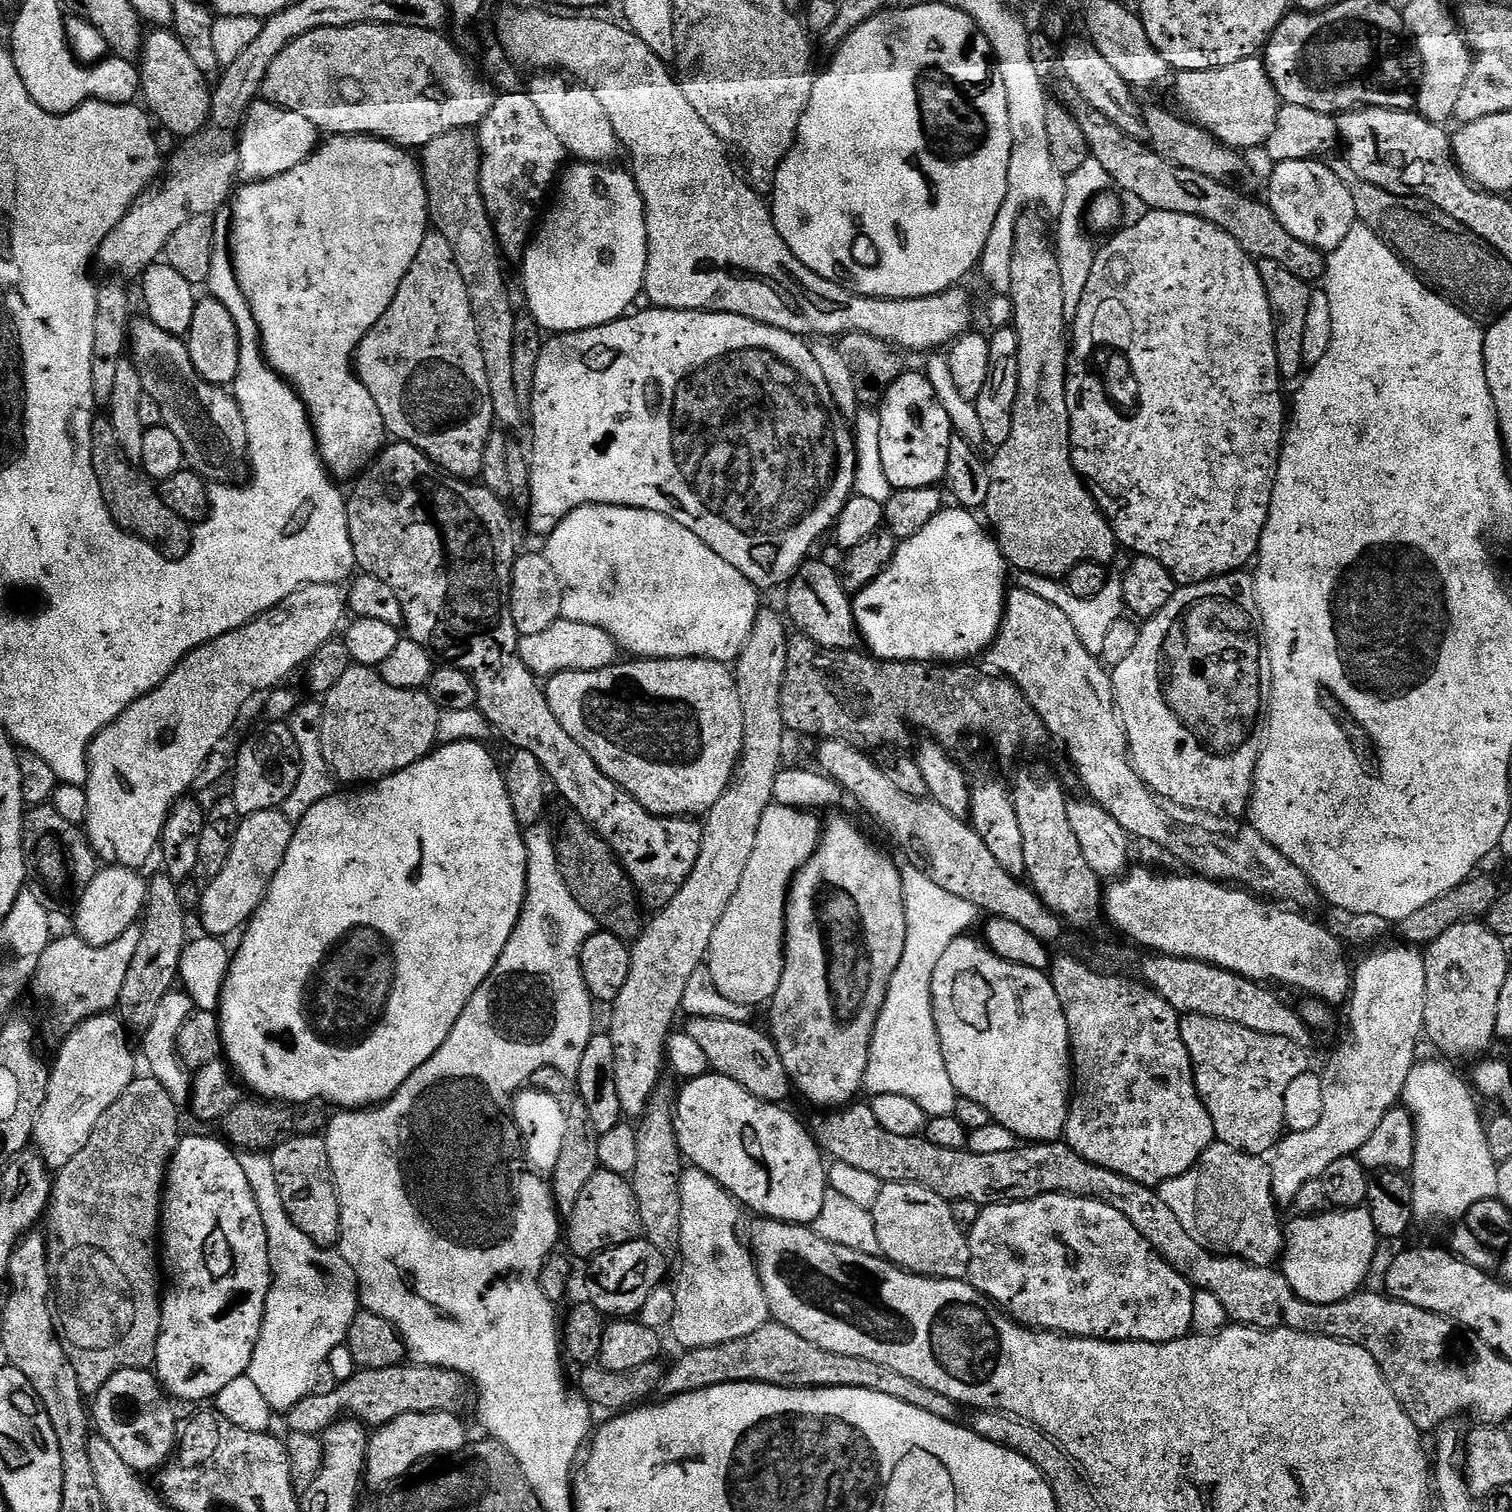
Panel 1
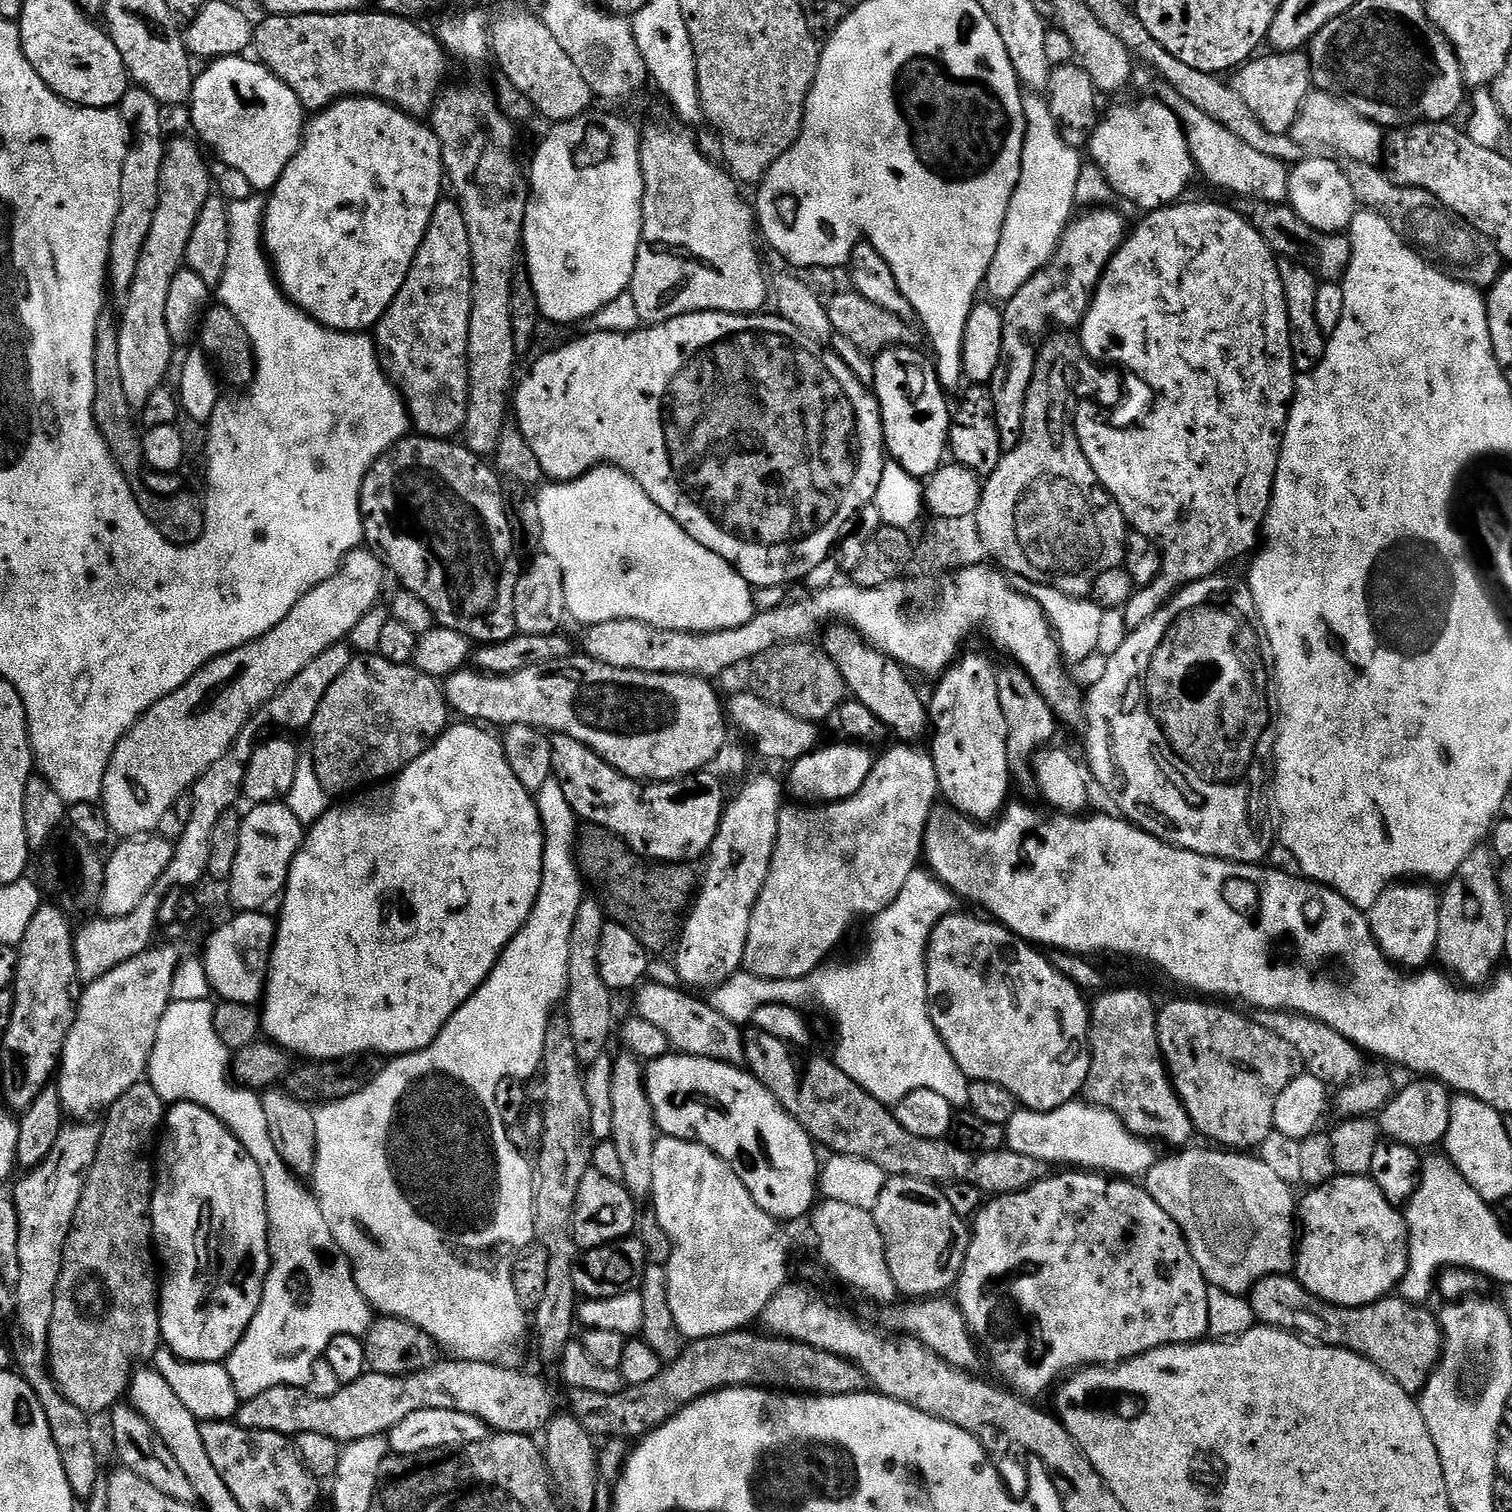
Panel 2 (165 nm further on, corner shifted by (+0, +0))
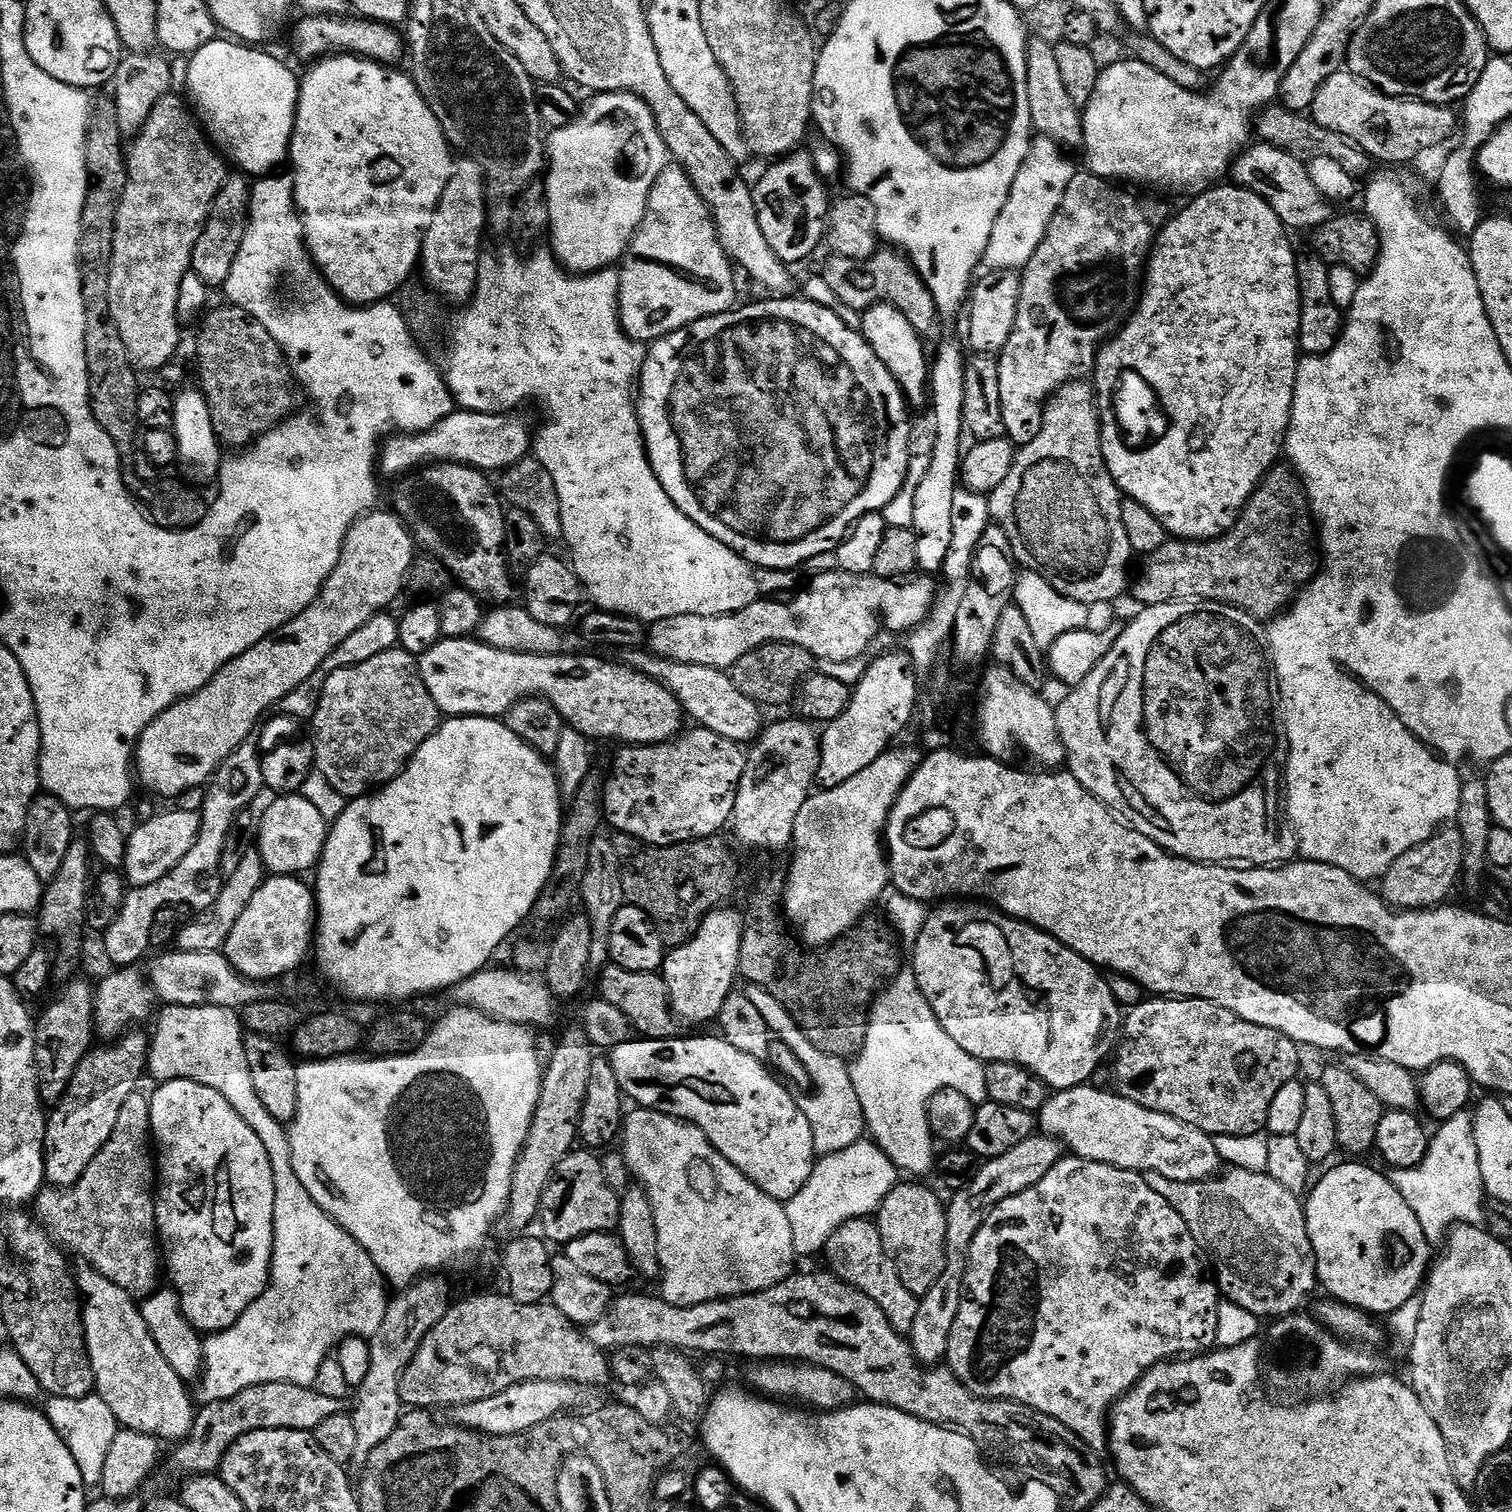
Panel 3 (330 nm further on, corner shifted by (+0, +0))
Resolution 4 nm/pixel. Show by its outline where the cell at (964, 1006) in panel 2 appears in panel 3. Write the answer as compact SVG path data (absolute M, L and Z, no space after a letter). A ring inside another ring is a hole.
M948 902L937 908L940 908L937 912L929 911L926 926L922 926L922 934L918 934L915 944L911 945L910 970L918 982L920 993L926 998L926 1002L930 1002L930 1010L934 1010L942 1030L946 1030L946 1034L950 1034L950 1038L954 1038L954 1042L958 1042L958 1046L966 1050L966 1054L983 1060L985 1064L1012 1062L1022 1066L1033 1072L1050 1090L1061 1092L1089 1083L1093 1079L1091 1076L1099 1070L1100 1063L1107 1056L1109 1059L1113 1055L1122 1036L1122 1009L1110 990L1105 973L1086 958L1082 958L1082 954L1070 950L1070 946L1058 942L1058 938L1046 934L1032 924L1027 924L1025 920L1015 920L1014 917L1005 916L999 910L993 910L988 906L977 906L972 902Z

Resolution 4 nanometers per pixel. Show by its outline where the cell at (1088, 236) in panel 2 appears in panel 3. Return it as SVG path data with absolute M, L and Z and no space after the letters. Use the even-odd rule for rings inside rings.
M1080 170L1075 173L1069 188L1062 198L1061 205L1058 206L1053 220L1049 222L1049 228L1045 232L1045 238L1041 245L1035 250L1033 257L1022 269L1020 277L1020 297L1018 298L1018 314L1014 322L1014 330L1010 334L1010 342L998 353L1000 365L998 366L998 391L1002 393L1002 422L1004 423L1004 436L1017 446L1023 446L1034 442L1042 430L1044 421L1044 409L1049 400L1056 395L1060 388L1067 384L1084 382L1095 373L1096 359L1101 347L1108 343L1132 316L1137 304L1140 303L1142 295L1142 281L1146 271L1148 257L1152 254L1152 245L1156 242L1156 237L1170 219L1170 211L1160 200L1151 200L1151 195L1135 196L1135 191L1121 186L1111 180L1103 180L1101 176L1096 176L1093 172Z

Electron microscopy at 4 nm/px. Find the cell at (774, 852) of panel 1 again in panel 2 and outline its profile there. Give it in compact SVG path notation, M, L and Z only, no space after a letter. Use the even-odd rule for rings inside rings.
M920 746L896 747L900 748L890 749L881 760L879 757L873 763L872 773L866 778L866 782L862 786L862 790L858 790L858 794L854 794L845 800L838 800L834 804L792 806L796 808L785 806L781 808L778 818L778 838L774 846L774 858L770 866L770 874L766 878L766 886L762 886L762 894L758 898L758 902L754 906L754 914L750 918L750 934L746 934L743 971L762 979L804 979L831 957L828 955L831 954L832 947L847 934L852 920L858 919L859 916L876 917L882 910L886 910L886 906L890 906L890 902L894 902L894 898L898 898L898 894L902 894L902 886L906 886L906 878L910 878L910 874L917 871L918 865L921 863L926 822L930 818L932 809L937 807L940 787L934 770L934 762L925 749L923 752Z

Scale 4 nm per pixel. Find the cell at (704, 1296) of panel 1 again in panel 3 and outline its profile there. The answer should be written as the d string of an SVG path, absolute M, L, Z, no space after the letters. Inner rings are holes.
M639 1106L633 1107L625 1115L622 1125L622 1151L624 1161L628 1163L628 1171L633 1177L636 1176L645 1192L650 1198L650 1206L654 1210L654 1222L658 1226L658 1258L660 1259L660 1280L659 1295L667 1302L679 1308L693 1308L706 1302L715 1300L729 1300L731 1296L745 1296L751 1292L764 1292L770 1286L781 1284L793 1275L794 1268L792 1263L798 1260L794 1250L794 1234L790 1230L790 1218L788 1209L783 1203L770 1194L766 1194L750 1178L746 1178L738 1171L733 1164L720 1153L720 1151L711 1144L706 1138L706 1134L698 1126L688 1123L686 1120L680 1120L677 1116L667 1116L661 1112L655 1112L649 1108Z

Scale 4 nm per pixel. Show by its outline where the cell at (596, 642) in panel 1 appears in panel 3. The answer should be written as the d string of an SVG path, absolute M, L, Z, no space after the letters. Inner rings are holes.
M828 570L819 573L817 580L812 581L800 591L789 603L778 602L776 598L758 598L746 610L738 610L725 616L695 616L694 614L678 614L674 618L655 621L647 629L646 644L655 656L661 656L674 662L686 662L690 666L710 666L721 670L730 670L738 658L746 658L746 654L757 652L764 644L797 644L809 648L817 661L833 660L842 662L846 656L840 652L839 640L849 648L849 653L864 654L870 642L881 631L896 634L903 630L911 630L925 620L929 608L933 604L934 588L926 581L917 584L883 580L869 574L866 576L850 575L839 570Z

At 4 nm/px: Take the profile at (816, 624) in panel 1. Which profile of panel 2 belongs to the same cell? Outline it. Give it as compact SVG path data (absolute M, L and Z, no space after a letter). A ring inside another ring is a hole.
M833 623L825 627L823 632L823 650L834 662L834 666L838 666L854 699L862 702L862 706L867 706L887 726L889 733L900 739L897 741L920 742L924 735L925 739L930 732L930 712L926 707L925 697L923 700L916 693L915 686L908 681L909 673L886 653L872 647L855 629L845 623Z

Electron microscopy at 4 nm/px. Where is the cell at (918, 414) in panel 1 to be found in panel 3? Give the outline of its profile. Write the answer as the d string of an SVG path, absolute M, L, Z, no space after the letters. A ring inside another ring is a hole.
M876 304L875 307L863 313L863 320L859 331L863 332L864 339L872 348L872 354L879 360L888 373L900 384L904 398L913 409L920 408L930 400L930 358L924 354L924 344L921 333L906 322L906 314L893 307L892 304Z

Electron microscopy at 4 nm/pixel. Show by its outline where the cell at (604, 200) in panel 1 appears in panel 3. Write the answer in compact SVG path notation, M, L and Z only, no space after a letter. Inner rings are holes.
M601 92L592 98L588 105L585 106L584 104L579 115L571 119L565 128L555 129L551 135L546 140L546 176L548 172L548 180L543 181L544 189L548 195L548 209L550 210L548 227L550 229L550 240L552 236L551 251L556 259L573 274L587 274L613 267L617 262L623 261L624 254L632 242L632 236L644 217L644 211L650 198L650 190L654 186L658 174L662 174L662 170L669 167L670 164L666 142L662 142L662 134L654 122L654 114L650 110L650 106L646 106L646 102L632 92Z

